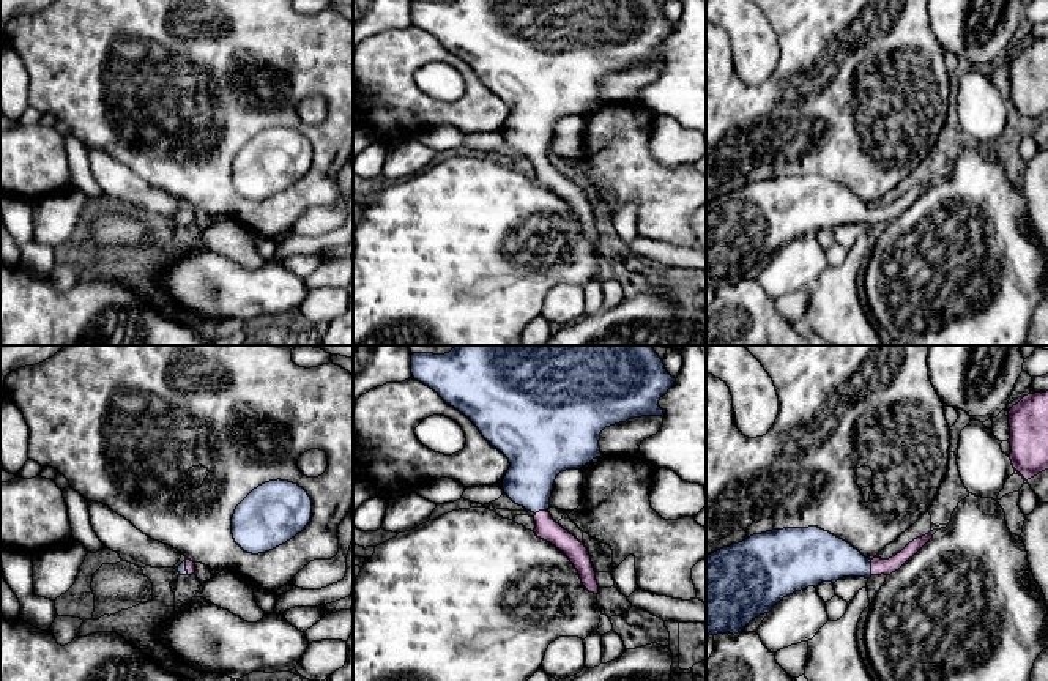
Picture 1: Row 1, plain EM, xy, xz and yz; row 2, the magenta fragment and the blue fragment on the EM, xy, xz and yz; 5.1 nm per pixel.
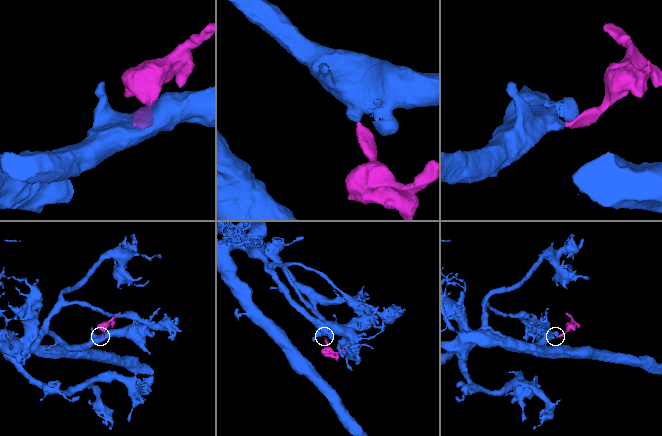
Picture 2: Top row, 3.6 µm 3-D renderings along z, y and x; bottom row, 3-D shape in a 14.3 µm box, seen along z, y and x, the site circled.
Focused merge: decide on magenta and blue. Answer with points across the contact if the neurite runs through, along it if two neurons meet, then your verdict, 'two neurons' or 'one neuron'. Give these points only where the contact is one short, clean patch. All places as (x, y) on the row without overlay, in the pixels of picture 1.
runs through yz (880, 213), (872, 215), (825, 204); one neuron

